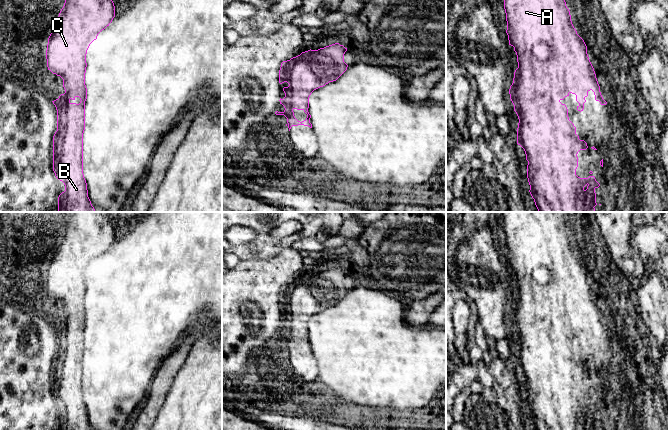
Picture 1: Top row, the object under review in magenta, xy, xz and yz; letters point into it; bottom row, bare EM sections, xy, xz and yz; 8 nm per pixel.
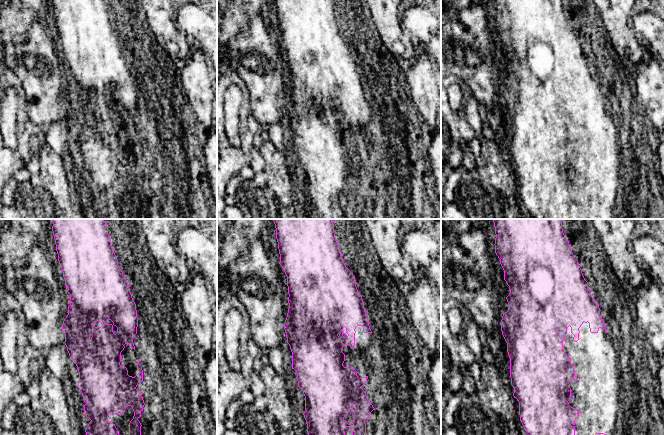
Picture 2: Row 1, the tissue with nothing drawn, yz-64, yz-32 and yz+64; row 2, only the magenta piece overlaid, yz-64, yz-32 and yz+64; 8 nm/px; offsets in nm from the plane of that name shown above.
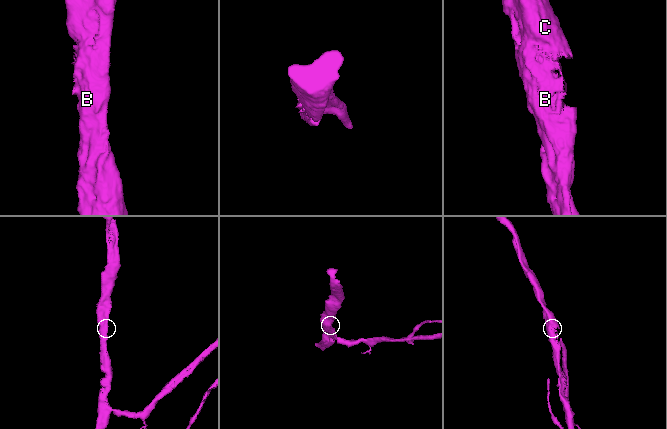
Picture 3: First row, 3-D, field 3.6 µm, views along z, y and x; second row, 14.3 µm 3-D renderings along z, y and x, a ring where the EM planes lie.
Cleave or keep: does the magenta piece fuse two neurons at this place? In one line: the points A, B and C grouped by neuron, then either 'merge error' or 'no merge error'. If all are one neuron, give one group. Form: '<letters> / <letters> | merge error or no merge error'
A B C | no merge error

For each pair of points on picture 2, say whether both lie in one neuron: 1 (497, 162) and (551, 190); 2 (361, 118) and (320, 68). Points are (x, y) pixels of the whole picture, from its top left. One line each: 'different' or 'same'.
1: different
2: same

